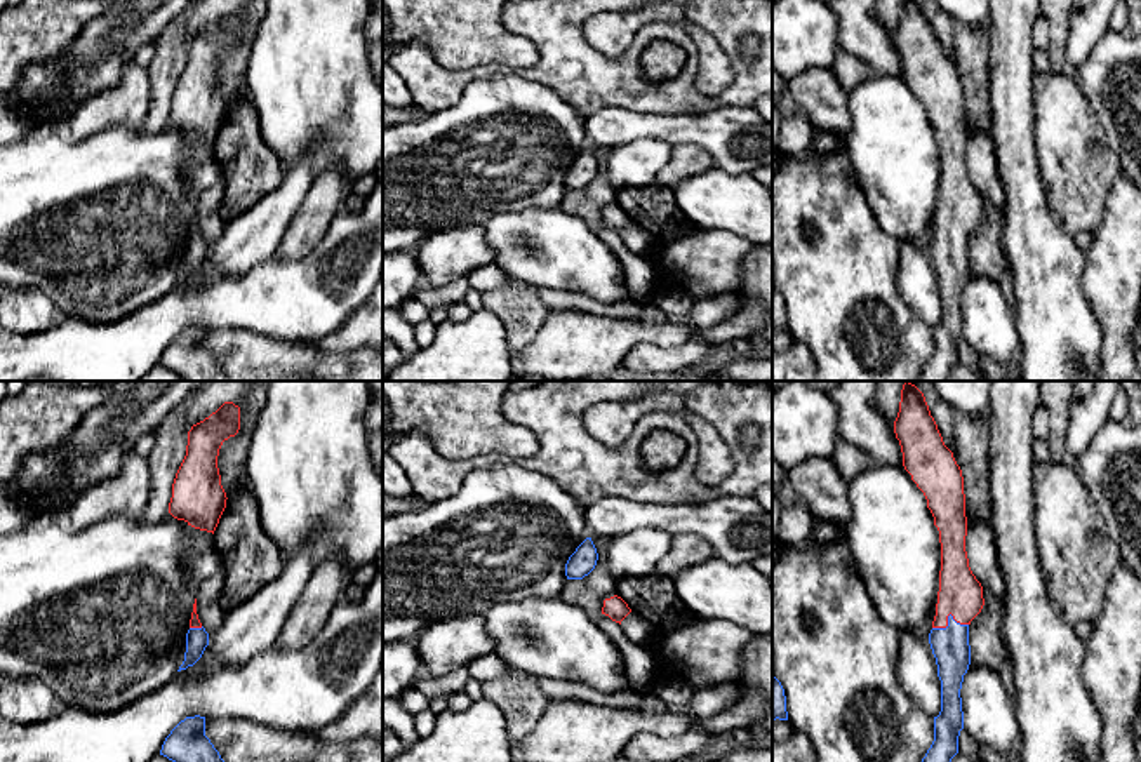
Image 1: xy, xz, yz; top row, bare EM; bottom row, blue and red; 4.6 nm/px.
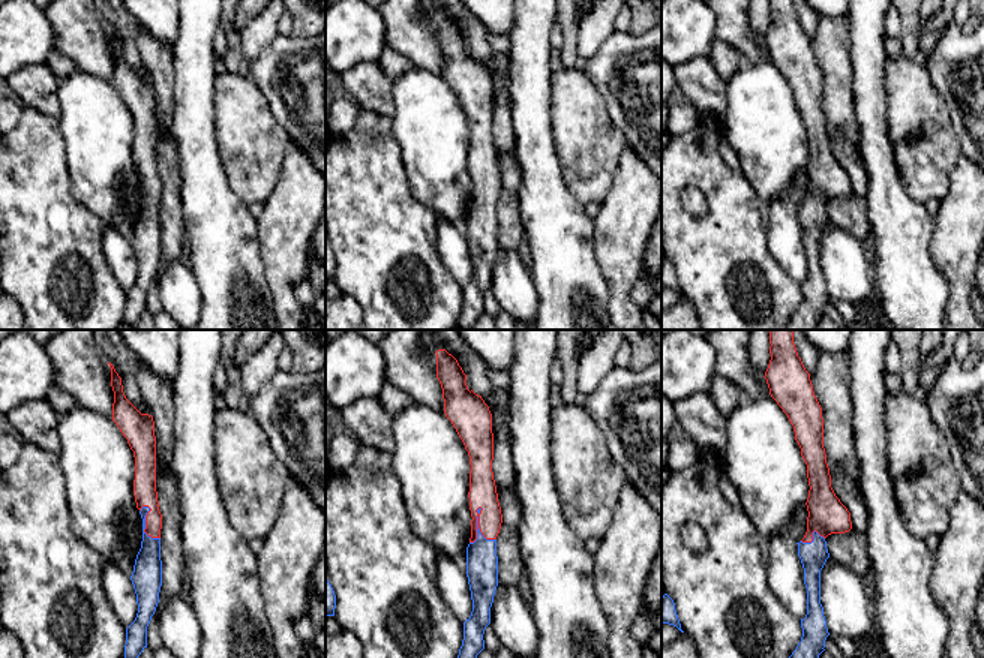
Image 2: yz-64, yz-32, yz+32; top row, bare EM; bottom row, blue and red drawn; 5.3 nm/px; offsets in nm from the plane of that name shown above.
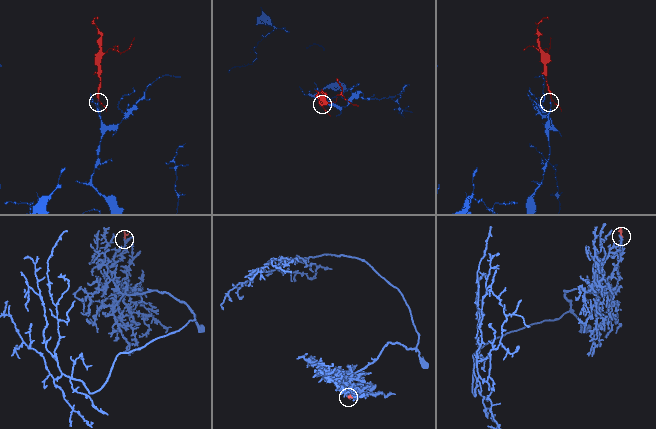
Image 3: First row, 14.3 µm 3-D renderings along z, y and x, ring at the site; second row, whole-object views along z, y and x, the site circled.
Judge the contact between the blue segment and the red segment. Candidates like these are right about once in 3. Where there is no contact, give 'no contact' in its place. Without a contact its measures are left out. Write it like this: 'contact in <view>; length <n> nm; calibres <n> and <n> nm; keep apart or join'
contact in yz; length 170 nm; calibres 180 and 200 nm; join

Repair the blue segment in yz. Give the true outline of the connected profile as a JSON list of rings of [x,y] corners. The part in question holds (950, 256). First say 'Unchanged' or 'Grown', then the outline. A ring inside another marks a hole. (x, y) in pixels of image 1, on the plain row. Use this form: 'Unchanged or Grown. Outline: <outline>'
Grown. Outline: [[[901,0],[894,43],[903,77],[924,103],[941,153],[936,226],[929,254],[941,291],[941,322],[934,327],[934,351],[917,381],[946,381],[958,364],[964,339],[960,299],[971,275],[969,235],[984,216],[983,197],[969,177],[964,87],[944,56],[920,0]]]

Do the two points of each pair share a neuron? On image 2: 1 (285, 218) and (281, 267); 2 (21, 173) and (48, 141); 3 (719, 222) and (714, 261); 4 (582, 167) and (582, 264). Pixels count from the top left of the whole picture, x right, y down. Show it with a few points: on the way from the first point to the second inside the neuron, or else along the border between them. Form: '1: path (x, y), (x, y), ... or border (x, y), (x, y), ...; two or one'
1: path (285, 230), (284, 255); one
2: path (27, 165), (41, 149); one
3: path (720, 231), (720, 252); one
4: border (563, 173), (566, 188), (584, 206); two

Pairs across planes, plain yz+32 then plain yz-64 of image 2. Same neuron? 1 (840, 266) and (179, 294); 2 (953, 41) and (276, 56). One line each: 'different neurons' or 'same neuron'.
1: same neuron
2: same neuron

